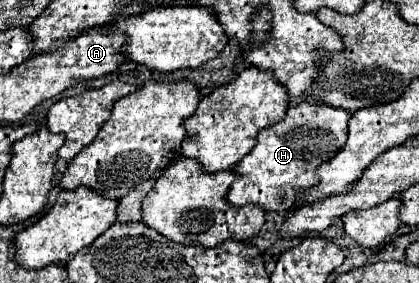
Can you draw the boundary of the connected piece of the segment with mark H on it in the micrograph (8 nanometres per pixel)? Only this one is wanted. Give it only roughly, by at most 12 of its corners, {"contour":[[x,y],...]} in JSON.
{"contour":[[291,106],[227,198],[287,214],[347,140],[349,112]]}

